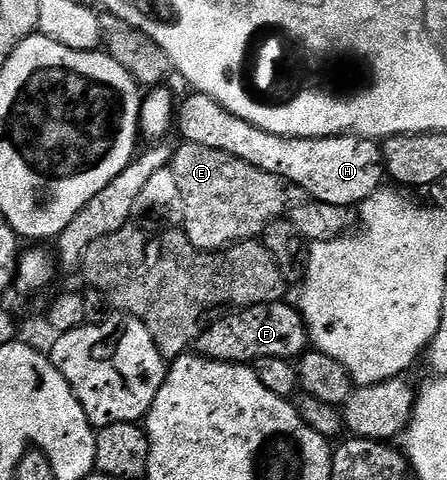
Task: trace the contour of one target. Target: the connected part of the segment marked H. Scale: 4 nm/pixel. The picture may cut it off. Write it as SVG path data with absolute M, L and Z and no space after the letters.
M189 93L185 100L180 100L175 111L175 131L181 134L184 142L195 145L207 145L207 149L219 149L223 153L231 153L231 157L239 157L239 161L247 161L247 165L255 165L255 169L263 169L263 173L271 173L275 177L297 188L298 192L305 191L310 200L327 205L339 205L350 209L356 208L364 199L382 190L386 182L385 153L382 144L375 139L364 139L362 135L332 135L318 139L300 139L267 133L267 129L259 129L251 125L251 121L243 121L243 117L235 117L219 101L207 97L204 93Z

